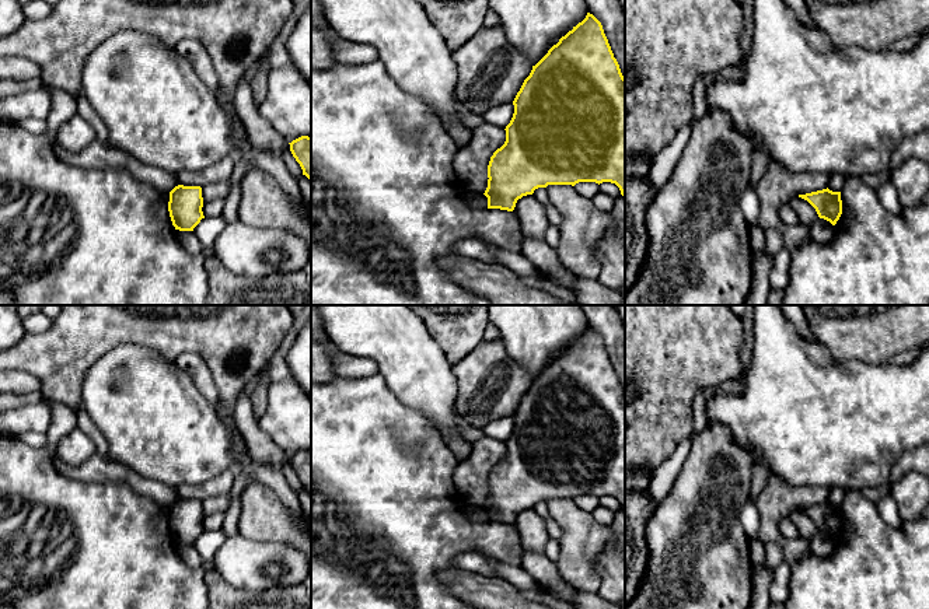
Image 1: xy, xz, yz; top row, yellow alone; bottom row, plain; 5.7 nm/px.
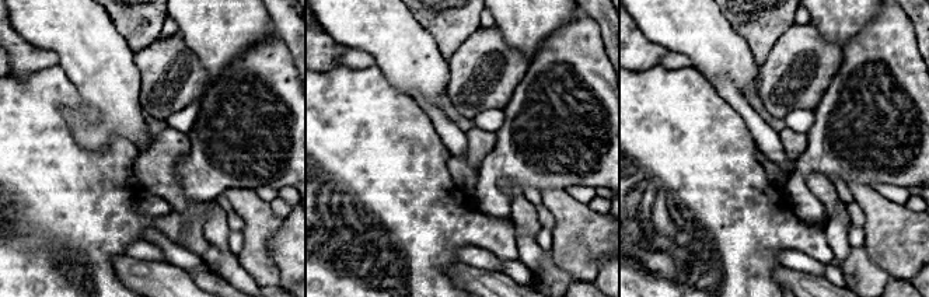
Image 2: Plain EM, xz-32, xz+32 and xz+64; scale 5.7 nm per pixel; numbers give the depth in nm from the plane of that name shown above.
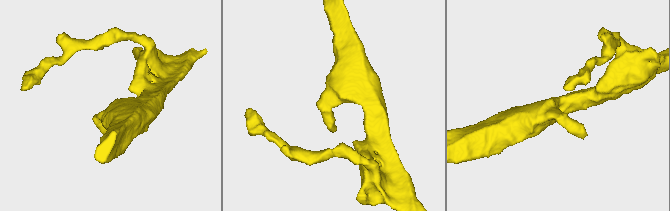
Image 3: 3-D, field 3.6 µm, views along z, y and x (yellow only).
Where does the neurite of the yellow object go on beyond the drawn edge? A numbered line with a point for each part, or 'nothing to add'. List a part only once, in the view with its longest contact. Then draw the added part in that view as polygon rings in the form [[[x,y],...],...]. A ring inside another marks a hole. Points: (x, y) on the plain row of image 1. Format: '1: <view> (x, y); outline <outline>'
nothing to add

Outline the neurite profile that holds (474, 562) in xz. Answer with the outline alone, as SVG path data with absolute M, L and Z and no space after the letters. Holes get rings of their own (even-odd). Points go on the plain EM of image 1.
M476 552L457 554L454 557L453 566L465 571L482 573L488 577L497 577L497 573L492 563Z

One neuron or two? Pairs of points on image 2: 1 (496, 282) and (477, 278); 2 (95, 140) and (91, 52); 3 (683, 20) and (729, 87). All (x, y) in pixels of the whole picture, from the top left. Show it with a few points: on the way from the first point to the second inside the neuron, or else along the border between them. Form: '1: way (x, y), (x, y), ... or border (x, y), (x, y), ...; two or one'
1: way (492, 282), (481, 282); one
2: way (105, 118), (104, 74); one
3: border (711, 83), (727, 79), (743, 95); two

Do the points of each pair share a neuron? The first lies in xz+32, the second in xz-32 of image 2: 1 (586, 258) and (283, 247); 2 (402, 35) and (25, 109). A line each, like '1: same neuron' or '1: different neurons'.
1: different neurons
2: different neurons

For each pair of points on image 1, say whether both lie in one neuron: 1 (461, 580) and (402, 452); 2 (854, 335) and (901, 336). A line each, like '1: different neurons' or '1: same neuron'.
1: different neurons
2: same neuron

